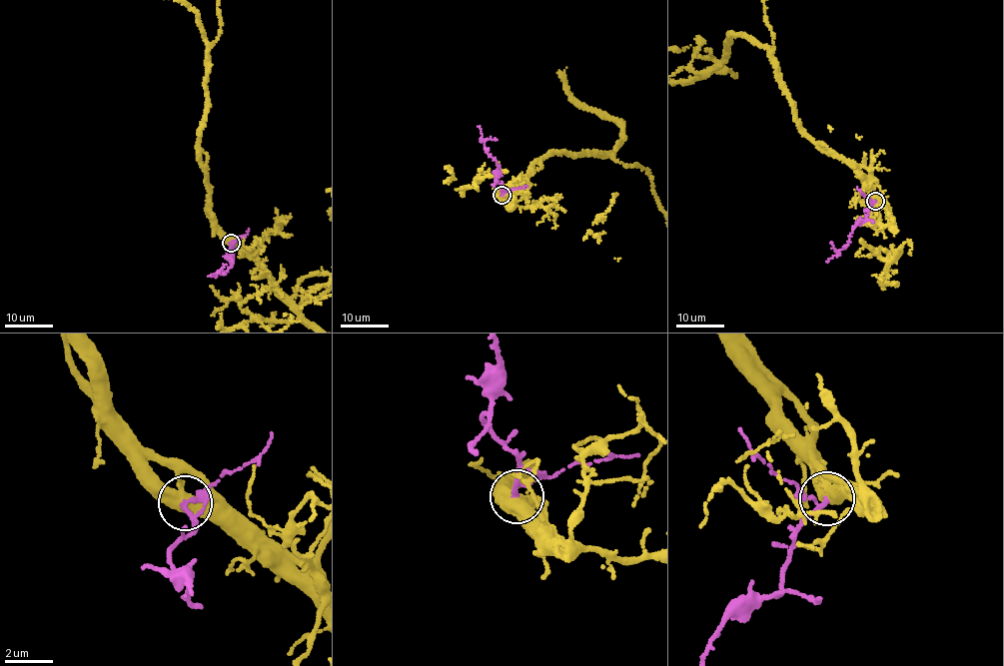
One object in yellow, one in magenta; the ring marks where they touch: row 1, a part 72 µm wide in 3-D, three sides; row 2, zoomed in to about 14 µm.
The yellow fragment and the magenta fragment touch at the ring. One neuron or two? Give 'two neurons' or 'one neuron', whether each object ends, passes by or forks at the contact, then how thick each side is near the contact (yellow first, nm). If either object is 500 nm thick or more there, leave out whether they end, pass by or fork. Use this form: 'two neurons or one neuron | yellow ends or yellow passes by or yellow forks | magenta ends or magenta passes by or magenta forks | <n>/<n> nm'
two neurons | yellow forks | magenta passes by | 440/140 nm

